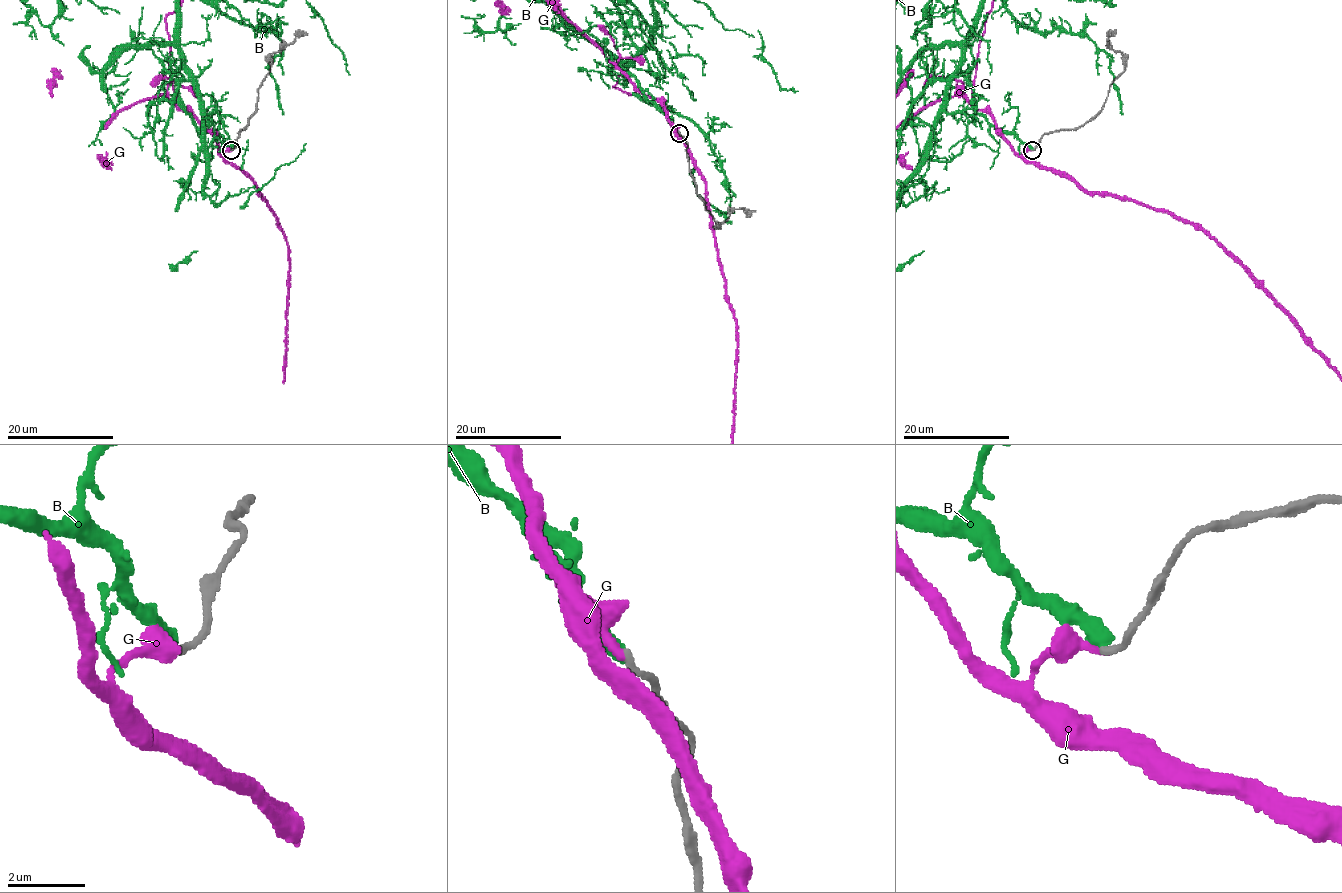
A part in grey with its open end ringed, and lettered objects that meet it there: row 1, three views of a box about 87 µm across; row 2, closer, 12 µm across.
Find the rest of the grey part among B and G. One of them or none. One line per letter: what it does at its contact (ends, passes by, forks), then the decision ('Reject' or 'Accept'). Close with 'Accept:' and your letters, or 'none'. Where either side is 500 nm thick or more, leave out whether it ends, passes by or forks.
B: It ends there. Reject
G: It ends there. Accept
Accept: G

